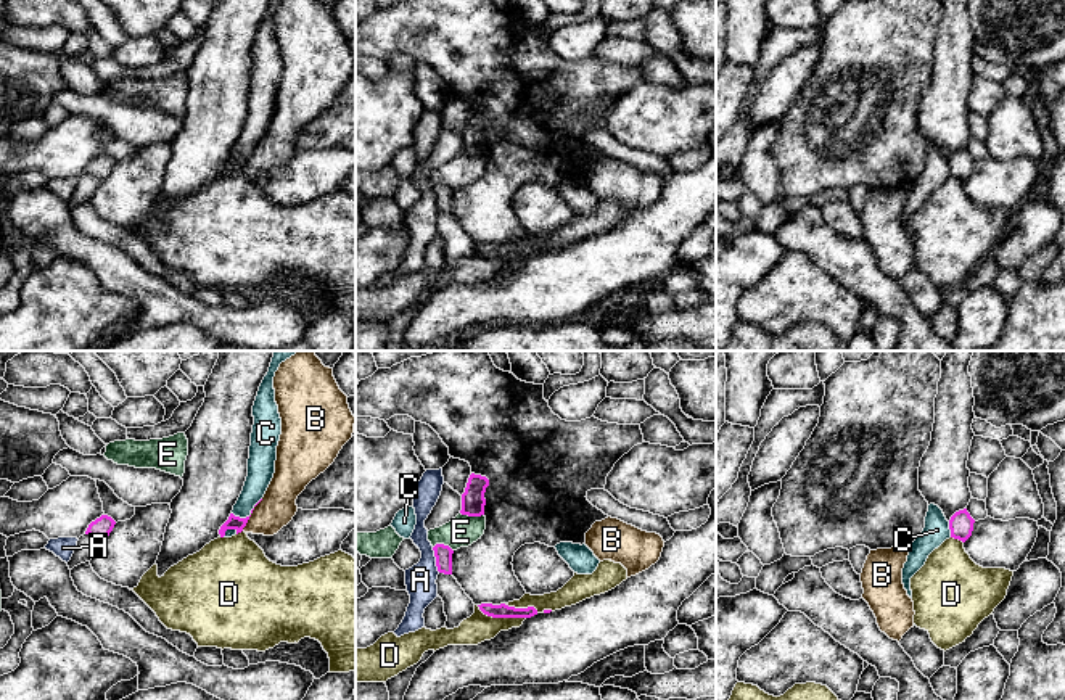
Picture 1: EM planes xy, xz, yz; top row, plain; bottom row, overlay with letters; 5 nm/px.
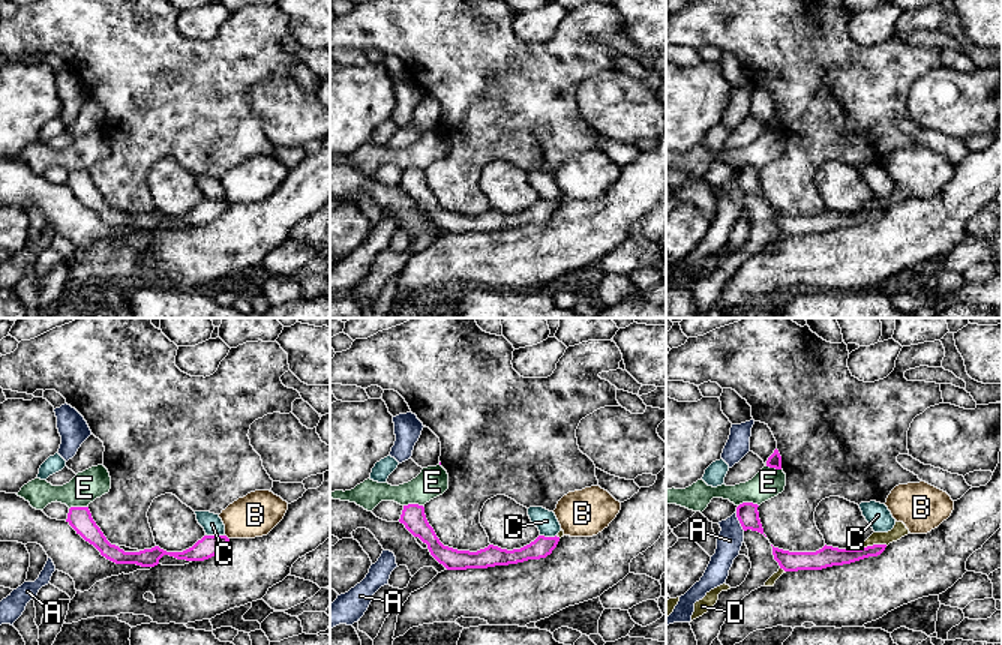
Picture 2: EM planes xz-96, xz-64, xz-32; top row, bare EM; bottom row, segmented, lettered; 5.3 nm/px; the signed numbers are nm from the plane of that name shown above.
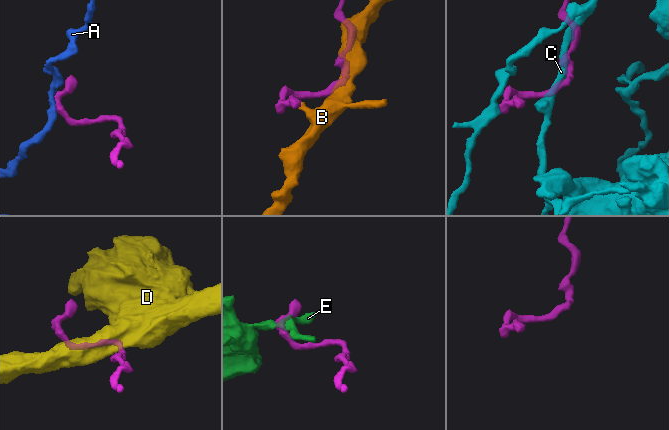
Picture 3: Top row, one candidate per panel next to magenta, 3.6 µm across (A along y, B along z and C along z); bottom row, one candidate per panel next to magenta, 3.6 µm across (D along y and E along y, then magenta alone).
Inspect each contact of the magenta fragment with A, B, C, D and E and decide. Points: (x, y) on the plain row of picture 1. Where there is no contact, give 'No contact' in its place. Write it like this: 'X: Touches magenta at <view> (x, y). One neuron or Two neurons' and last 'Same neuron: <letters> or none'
A: Touches magenta at xz (436, 200). Two neurons
B: Touches magenta at xy (250, 155). Two neurons
C: Touches magenta at xy (250, 155). Two neurons
D: Touches magenta at xz (501, 256). One neuron
E: Touches magenta at xz (472, 155). Two neurons
Same neuron: D

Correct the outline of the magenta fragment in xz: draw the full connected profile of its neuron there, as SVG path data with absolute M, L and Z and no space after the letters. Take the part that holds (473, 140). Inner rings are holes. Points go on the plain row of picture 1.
M471 113L465 127L465 132L462 134L462 154L468 156L481 156L484 154L484 132L489 126L489 119L481 114Z

